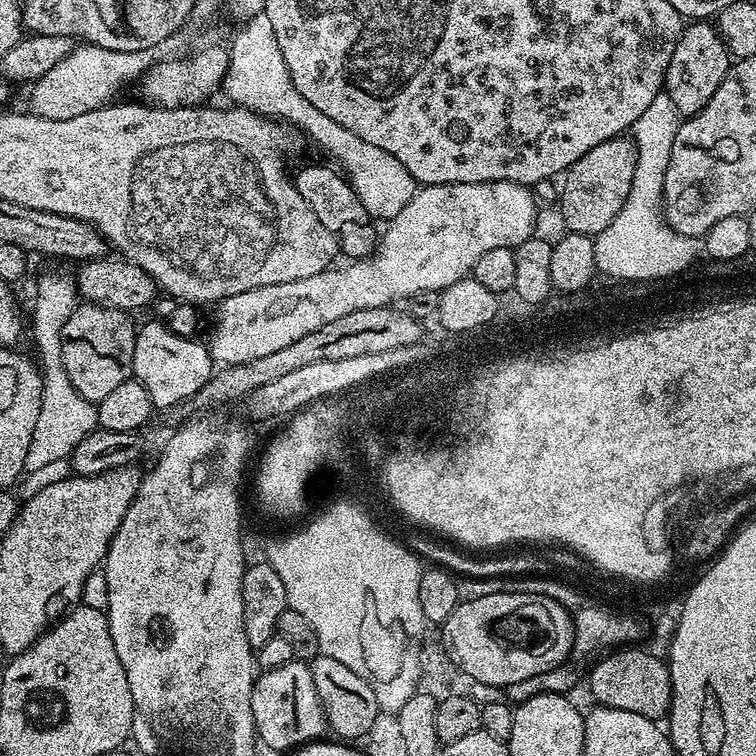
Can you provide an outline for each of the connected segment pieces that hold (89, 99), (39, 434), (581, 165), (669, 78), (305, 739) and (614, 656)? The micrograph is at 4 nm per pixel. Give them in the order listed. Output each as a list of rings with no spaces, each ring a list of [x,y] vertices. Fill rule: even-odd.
[[[93,44],[77,45],[49,72],[31,85],[31,111],[33,115],[61,121],[105,107],[122,88],[139,81],[148,69],[157,63],[160,56],[158,53],[157,47],[118,51]]]
[[[46,274],[38,282],[34,310],[30,312],[30,336],[33,336],[38,352],[38,364],[43,378],[42,407],[37,425],[30,438],[30,450],[26,454],[24,468],[27,473],[46,466],[47,463],[71,457],[74,446],[99,427],[96,404],[88,401],[73,388],[62,362],[62,330],[78,303],[75,279],[71,275]]]
[[[621,134],[612,140],[598,142],[598,146],[594,146],[594,150],[586,150],[586,154],[582,154],[582,158],[578,158],[578,162],[571,164],[568,171],[562,176],[564,189],[560,192],[560,216],[564,219],[563,227],[570,232],[596,237],[614,220],[618,210],[622,210],[622,206],[630,194],[630,186],[634,182],[635,169],[636,141],[627,135]]]
[[[708,22],[689,23],[674,46],[674,54],[664,75],[663,91],[667,92],[670,102],[674,102],[681,117],[693,116],[704,109],[710,98],[714,98],[714,90],[722,86],[729,67],[728,49],[724,47],[715,27]]]
[[[293,658],[277,668],[269,668],[261,671],[252,682],[252,697],[250,698],[250,710],[254,714],[254,726],[259,743],[276,752],[287,753],[289,750],[299,748],[302,744],[310,744],[321,739],[326,732],[324,711],[318,698],[318,690],[314,690],[314,678],[311,667],[304,664],[300,658]]]
[[[625,646],[597,659],[587,673],[587,684],[597,705],[630,710],[630,714],[642,714],[642,718],[657,722],[663,721],[668,715],[672,701],[670,670],[663,659],[655,657],[643,647]]]

